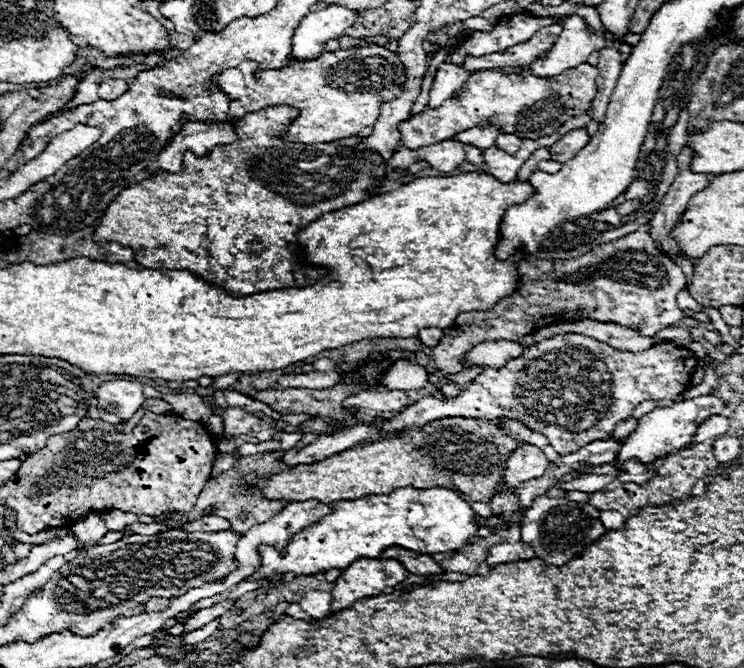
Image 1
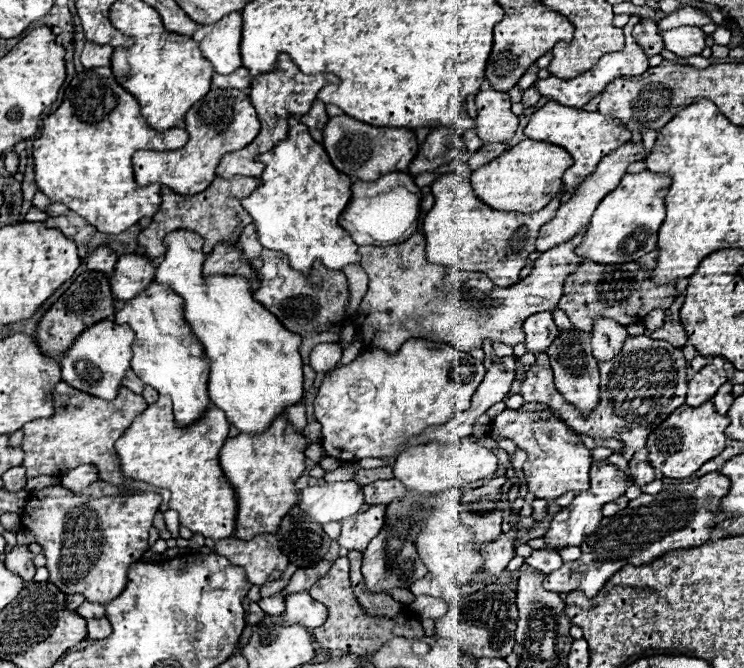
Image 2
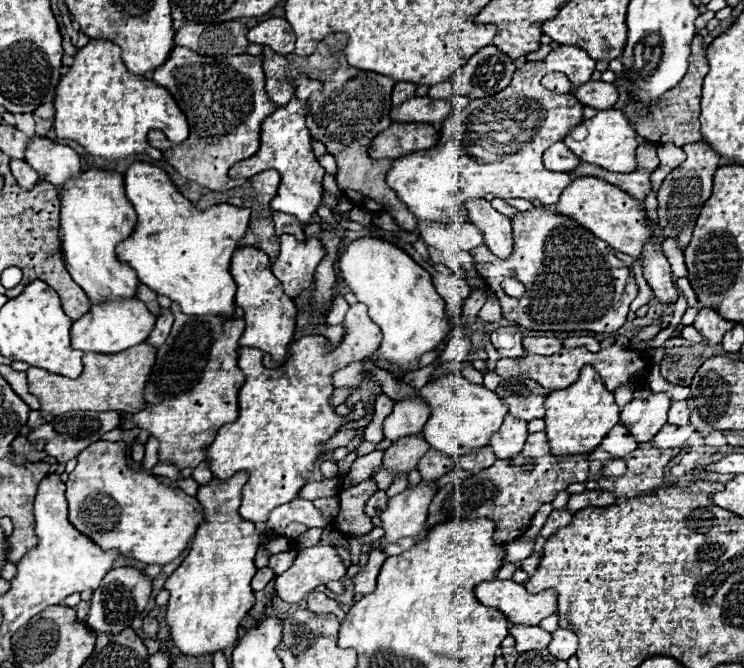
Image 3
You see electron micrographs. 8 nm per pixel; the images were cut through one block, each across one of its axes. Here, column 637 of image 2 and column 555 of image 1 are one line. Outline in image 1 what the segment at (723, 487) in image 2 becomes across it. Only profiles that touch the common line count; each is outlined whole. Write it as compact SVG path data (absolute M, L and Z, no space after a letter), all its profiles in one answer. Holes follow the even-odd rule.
M540 496L524 512L524 526L520 526L522 542L528 544L536 552L536 558L544 560L546 564L562 566L574 556L580 556L588 544L596 542L606 532L602 522L598 520L598 514L600 510L590 504L576 504L570 500Z

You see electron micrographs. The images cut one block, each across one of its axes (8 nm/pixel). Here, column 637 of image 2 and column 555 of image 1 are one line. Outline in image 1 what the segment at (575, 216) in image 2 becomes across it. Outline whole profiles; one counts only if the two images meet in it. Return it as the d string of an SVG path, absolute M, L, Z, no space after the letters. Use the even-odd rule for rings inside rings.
M578 128L578 130L572 130L570 134L562 136L552 148L550 148L550 160L554 162L566 162L570 158L576 156L576 152L580 152L584 146L588 144L588 134L584 128Z

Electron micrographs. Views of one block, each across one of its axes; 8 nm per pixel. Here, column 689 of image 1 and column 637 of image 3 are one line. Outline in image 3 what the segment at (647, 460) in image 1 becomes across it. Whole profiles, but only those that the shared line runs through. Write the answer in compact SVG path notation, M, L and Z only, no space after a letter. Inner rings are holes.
M650 394L644 402L632 400L620 412L620 424L638 442L650 442L654 434L666 424L670 408L670 394Z

